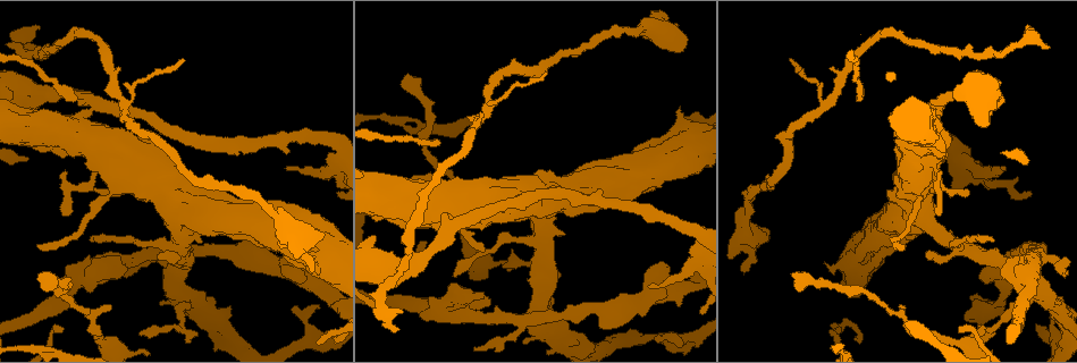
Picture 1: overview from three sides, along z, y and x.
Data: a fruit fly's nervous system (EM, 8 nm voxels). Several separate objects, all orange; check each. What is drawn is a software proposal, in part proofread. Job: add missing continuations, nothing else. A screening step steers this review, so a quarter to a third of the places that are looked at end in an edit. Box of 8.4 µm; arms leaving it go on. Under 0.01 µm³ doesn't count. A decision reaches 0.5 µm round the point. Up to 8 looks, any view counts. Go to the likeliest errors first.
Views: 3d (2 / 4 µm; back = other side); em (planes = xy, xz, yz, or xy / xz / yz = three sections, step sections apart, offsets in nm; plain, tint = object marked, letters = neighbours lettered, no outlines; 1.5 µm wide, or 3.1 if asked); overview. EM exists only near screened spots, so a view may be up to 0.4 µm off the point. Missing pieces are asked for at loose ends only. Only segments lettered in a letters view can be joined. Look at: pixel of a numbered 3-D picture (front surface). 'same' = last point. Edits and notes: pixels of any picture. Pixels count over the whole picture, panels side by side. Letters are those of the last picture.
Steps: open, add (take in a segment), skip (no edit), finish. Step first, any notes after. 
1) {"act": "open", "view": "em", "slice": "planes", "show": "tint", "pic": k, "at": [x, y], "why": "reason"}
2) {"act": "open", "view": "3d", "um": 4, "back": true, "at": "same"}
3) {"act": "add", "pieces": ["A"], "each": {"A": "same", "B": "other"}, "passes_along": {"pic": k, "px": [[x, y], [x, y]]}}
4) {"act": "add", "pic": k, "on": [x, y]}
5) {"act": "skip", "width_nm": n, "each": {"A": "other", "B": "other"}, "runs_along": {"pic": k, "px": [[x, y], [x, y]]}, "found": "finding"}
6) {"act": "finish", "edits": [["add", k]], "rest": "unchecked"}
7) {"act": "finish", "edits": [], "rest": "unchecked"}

{"act": "open", "view": "em", "slice": "planes", "show": "letters", "pic": 1, "at": [792, 274], "why": "branch stops here"}

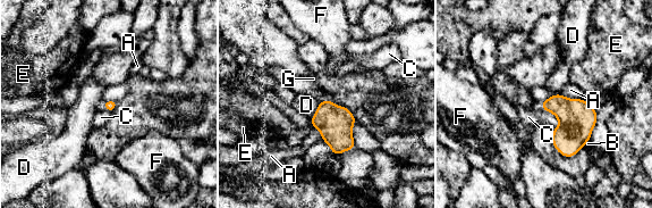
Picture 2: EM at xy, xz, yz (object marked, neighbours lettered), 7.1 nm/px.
{"act": "add", "pieces": ["G"], "each": {"A": "other", "B": "other", "C": "other", "D": "other", "E": "other", "F": "other", "G": "same"}, "passes_along": {"pic": 2, "px": [[574, 115], [541, 105], [535, 106]]}, "found": "it goes on there"}

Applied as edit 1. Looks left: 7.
{"act": "open", "view": "3d", "um": 4, "back": true, "pic": 1, "at": [161, 305], "why": "stops while still wide"}

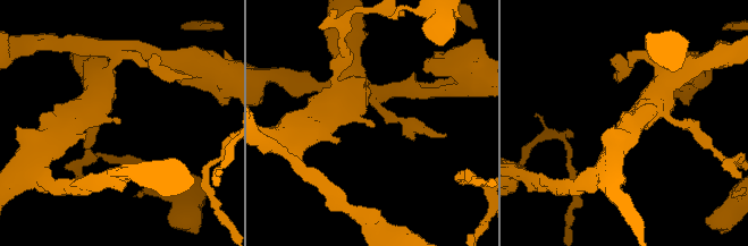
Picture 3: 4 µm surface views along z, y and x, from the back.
{"act": "open", "view": "em", "slice": "planes", "show": "letters", "pic": 3, "at": [375, 124], "why": "need the tissue"}

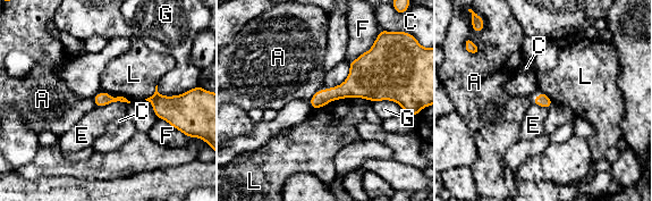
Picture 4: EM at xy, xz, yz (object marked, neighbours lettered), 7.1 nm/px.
{"act": "skip", "each": {"A": "other", "C": "other", "E": "other", "F": "other", "G": "other", "L": "other"}, "border": {"pic": 4, "px": [[316, 90], [308, 100]]}, "found": "no lettered segment goes on from it"}

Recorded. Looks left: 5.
{"act": "open", "view": "3d", "um": 4, "pic": 1, "at": [312, 272], "why": "branch stops here"}

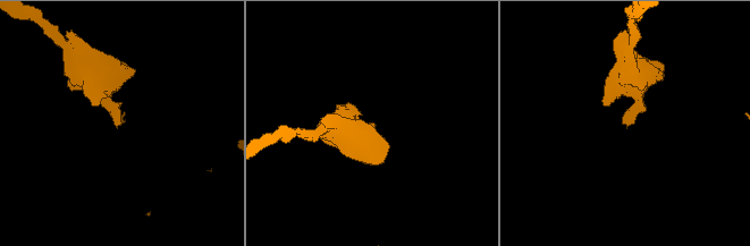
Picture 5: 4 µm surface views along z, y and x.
{"act": "open", "view": "em", "slice": "planes", "show": "letters", "pic": 5, "at": [374, 124]}

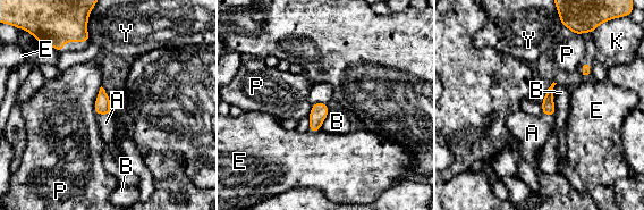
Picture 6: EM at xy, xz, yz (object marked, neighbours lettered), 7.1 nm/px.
{"act": "add", "pieces": ["A"], "width_nm": 100, "each": {"A": "same", "B": "other", "E": "other", "K": "other", "P": "other", "Y": "other"}, "passes_along": {"pic": 6, "px": [[102, 104], [103, 114], [106, 123]]}, "found": "the neuron continues"}

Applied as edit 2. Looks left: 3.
{"act": "finish", "edits": [["add", 2], ["add", 6]], "rest": "unchecked"}

